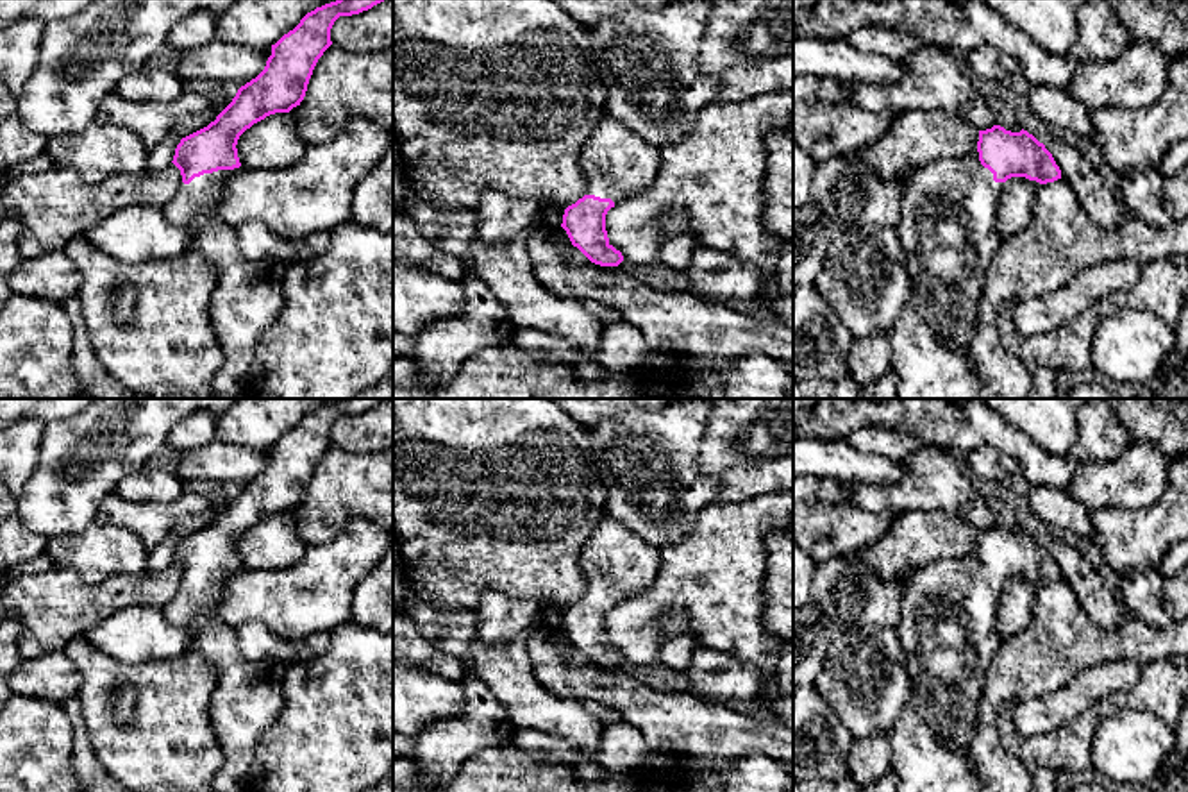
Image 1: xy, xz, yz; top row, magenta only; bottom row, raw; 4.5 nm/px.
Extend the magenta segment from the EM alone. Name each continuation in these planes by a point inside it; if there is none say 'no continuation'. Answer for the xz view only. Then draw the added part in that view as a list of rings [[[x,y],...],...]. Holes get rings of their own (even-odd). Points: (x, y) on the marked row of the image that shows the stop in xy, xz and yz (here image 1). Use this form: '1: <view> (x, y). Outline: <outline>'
1: xz (617, 163). Outline: [[[609,114],[598,122],[579,156],[586,195],[611,198],[615,206],[645,190],[656,179],[659,163],[657,147]]]

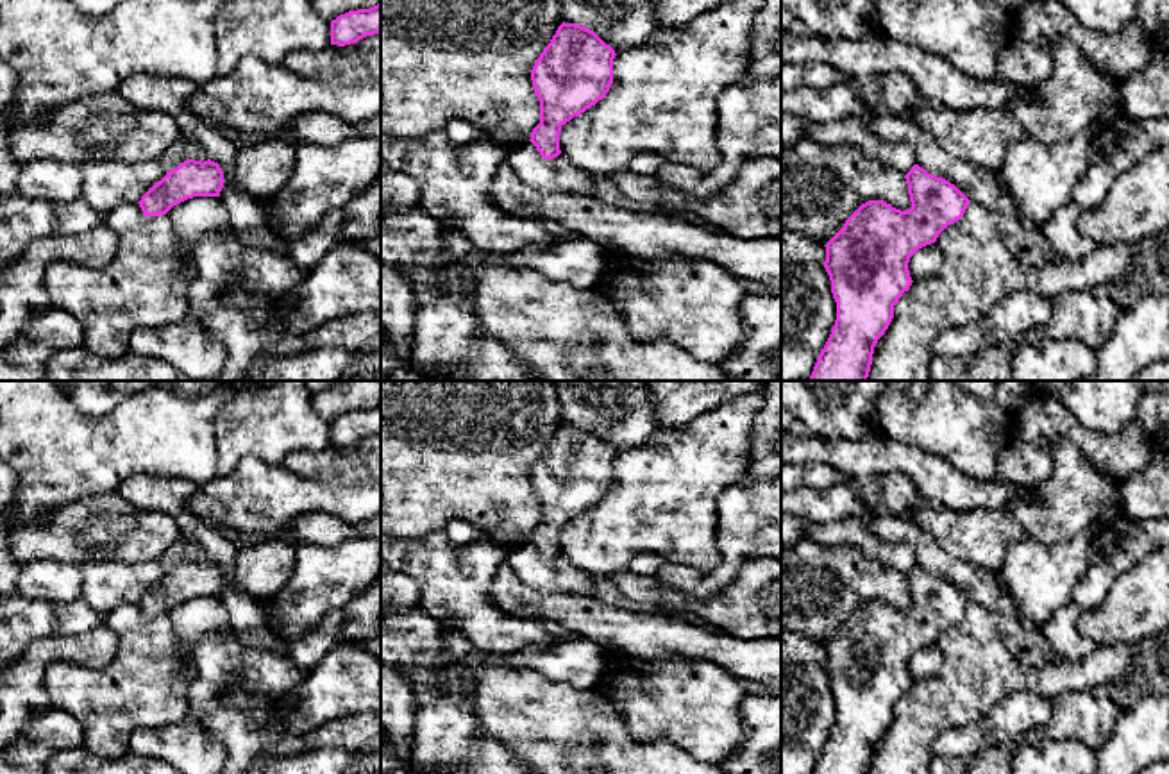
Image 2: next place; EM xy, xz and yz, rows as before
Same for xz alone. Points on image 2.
no continuation

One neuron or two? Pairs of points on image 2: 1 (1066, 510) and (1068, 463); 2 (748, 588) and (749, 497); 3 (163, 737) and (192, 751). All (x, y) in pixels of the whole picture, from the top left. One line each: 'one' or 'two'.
1: one
2: two
3: one

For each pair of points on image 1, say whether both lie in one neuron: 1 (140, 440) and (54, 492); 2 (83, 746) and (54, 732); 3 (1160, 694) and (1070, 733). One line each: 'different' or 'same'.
1: same
2: different
3: same

